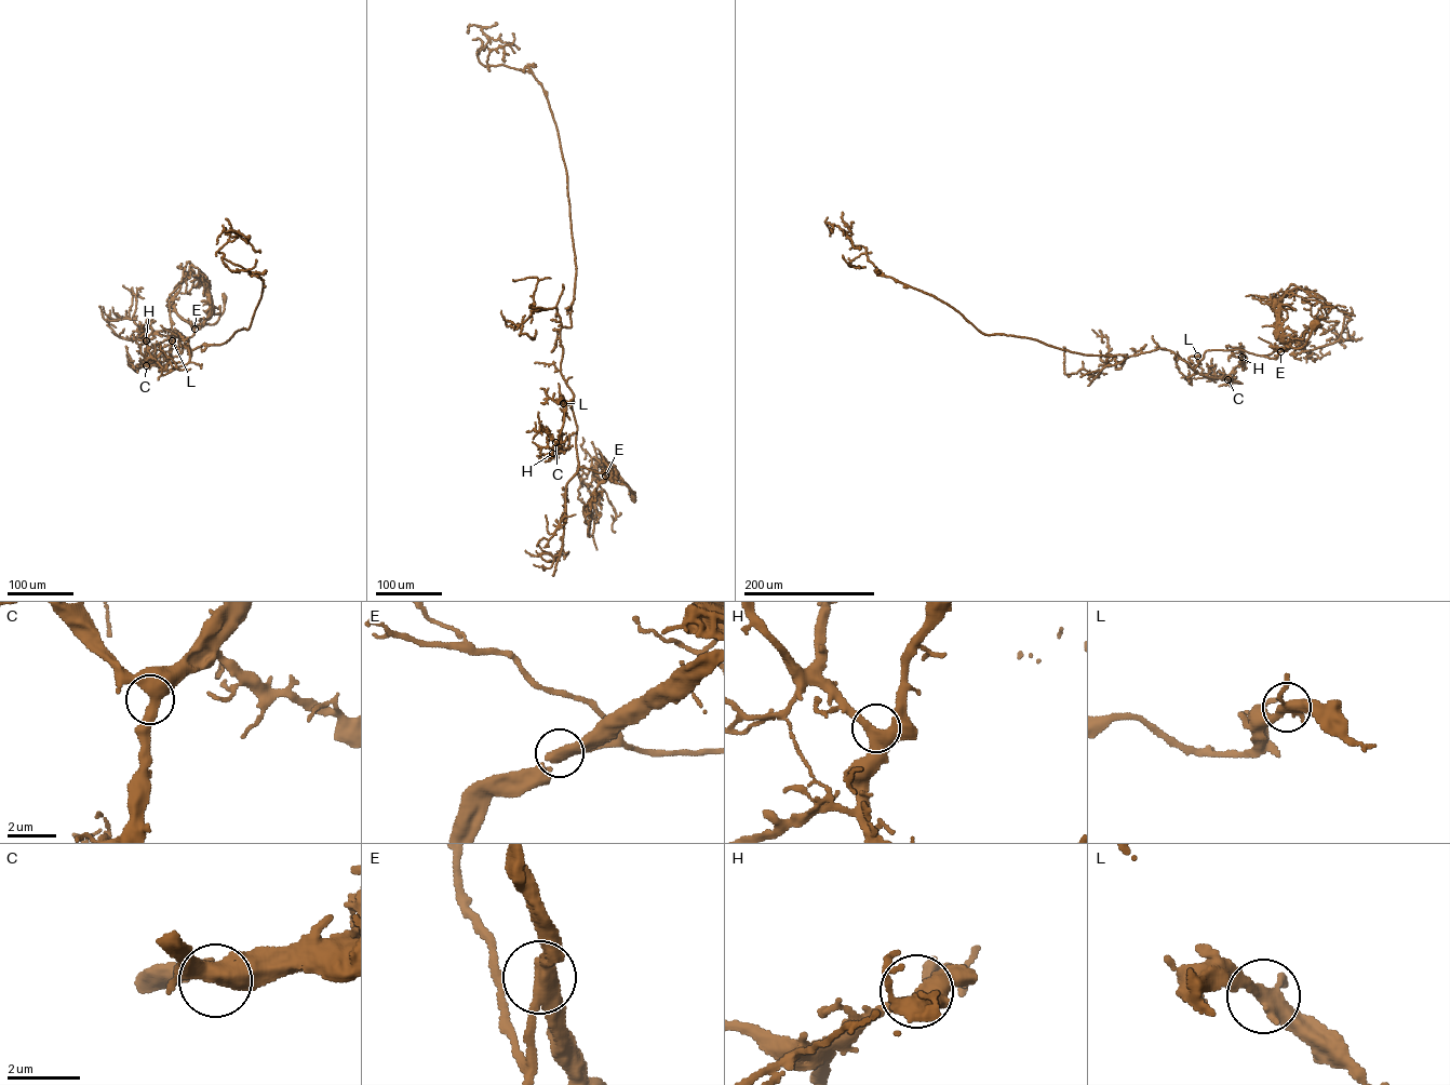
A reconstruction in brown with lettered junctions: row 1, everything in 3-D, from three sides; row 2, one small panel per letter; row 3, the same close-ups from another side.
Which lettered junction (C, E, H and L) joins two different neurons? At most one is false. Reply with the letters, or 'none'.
E

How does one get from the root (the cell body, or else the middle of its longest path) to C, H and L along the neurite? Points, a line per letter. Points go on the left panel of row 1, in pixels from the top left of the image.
C: (225, 298), (215, 323), (199, 324), (189, 337), (170, 336), (180, 333), (178, 356), (146, 365)
H: (225, 298), (215, 323), (199, 324), (189, 337), (170, 336), (180, 333), (177, 357), (152, 363), (146, 340)
L: (225, 298), (215, 323), (199, 324), (189, 337), (170, 336), (180, 333), (177, 357), (171, 355), (172, 340)

